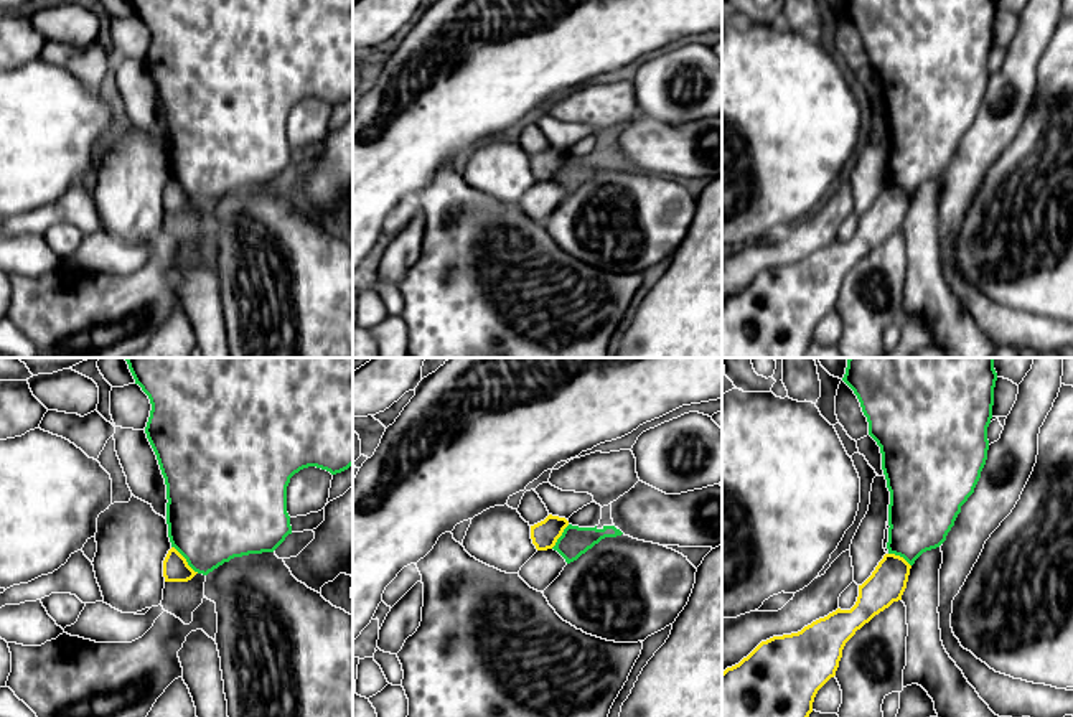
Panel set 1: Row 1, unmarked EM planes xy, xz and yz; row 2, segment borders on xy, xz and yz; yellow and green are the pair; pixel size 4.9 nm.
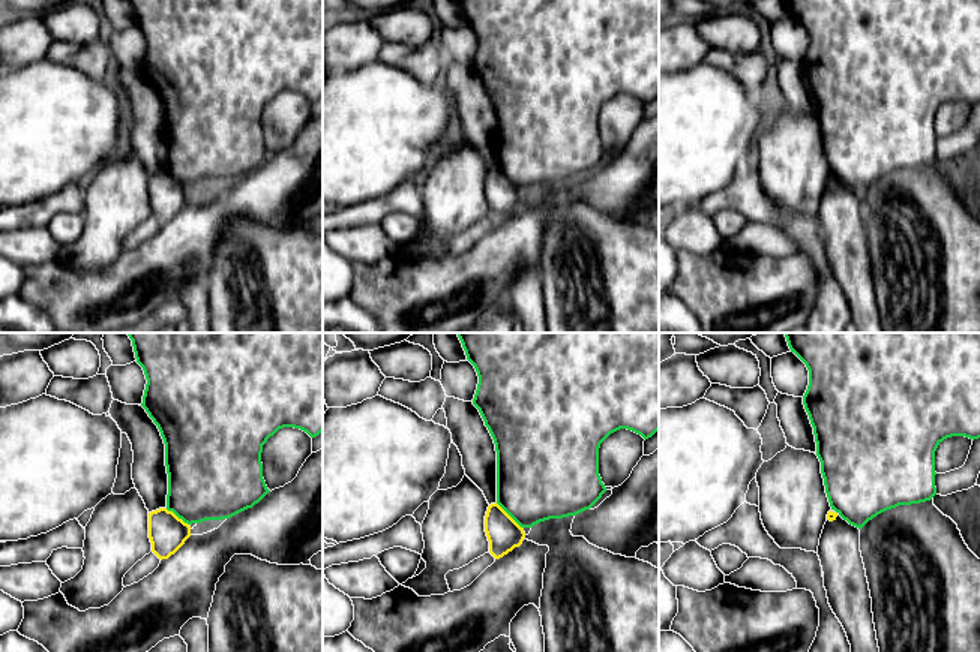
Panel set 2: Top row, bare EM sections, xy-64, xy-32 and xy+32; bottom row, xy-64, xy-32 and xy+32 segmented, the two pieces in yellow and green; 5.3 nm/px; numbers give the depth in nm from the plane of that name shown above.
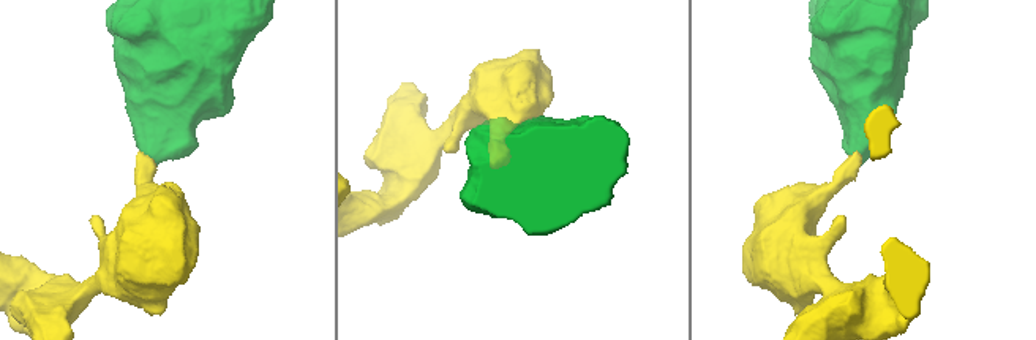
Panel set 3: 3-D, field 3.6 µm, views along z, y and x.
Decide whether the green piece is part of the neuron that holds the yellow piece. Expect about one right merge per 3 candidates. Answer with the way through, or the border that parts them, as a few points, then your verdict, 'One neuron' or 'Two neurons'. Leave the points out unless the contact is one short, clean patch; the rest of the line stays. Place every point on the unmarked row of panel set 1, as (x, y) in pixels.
Boundary: xy (172, 177), (198, 203). Two neurons

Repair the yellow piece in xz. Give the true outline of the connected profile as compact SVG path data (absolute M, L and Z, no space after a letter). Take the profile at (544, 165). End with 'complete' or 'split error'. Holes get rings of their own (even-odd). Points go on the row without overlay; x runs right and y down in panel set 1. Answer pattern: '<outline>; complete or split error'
M549 145L544 152L531 157L532 175L537 181L552 180L567 157L565 148Z; complete

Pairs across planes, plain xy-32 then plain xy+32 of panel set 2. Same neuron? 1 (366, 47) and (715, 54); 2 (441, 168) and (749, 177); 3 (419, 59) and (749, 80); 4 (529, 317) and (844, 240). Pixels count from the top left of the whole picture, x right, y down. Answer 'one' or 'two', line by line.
1: two
2: two
3: one
4: one

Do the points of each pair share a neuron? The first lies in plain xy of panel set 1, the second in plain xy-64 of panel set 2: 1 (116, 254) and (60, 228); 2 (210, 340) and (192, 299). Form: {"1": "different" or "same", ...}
{"1": "different", "2": "same"}

